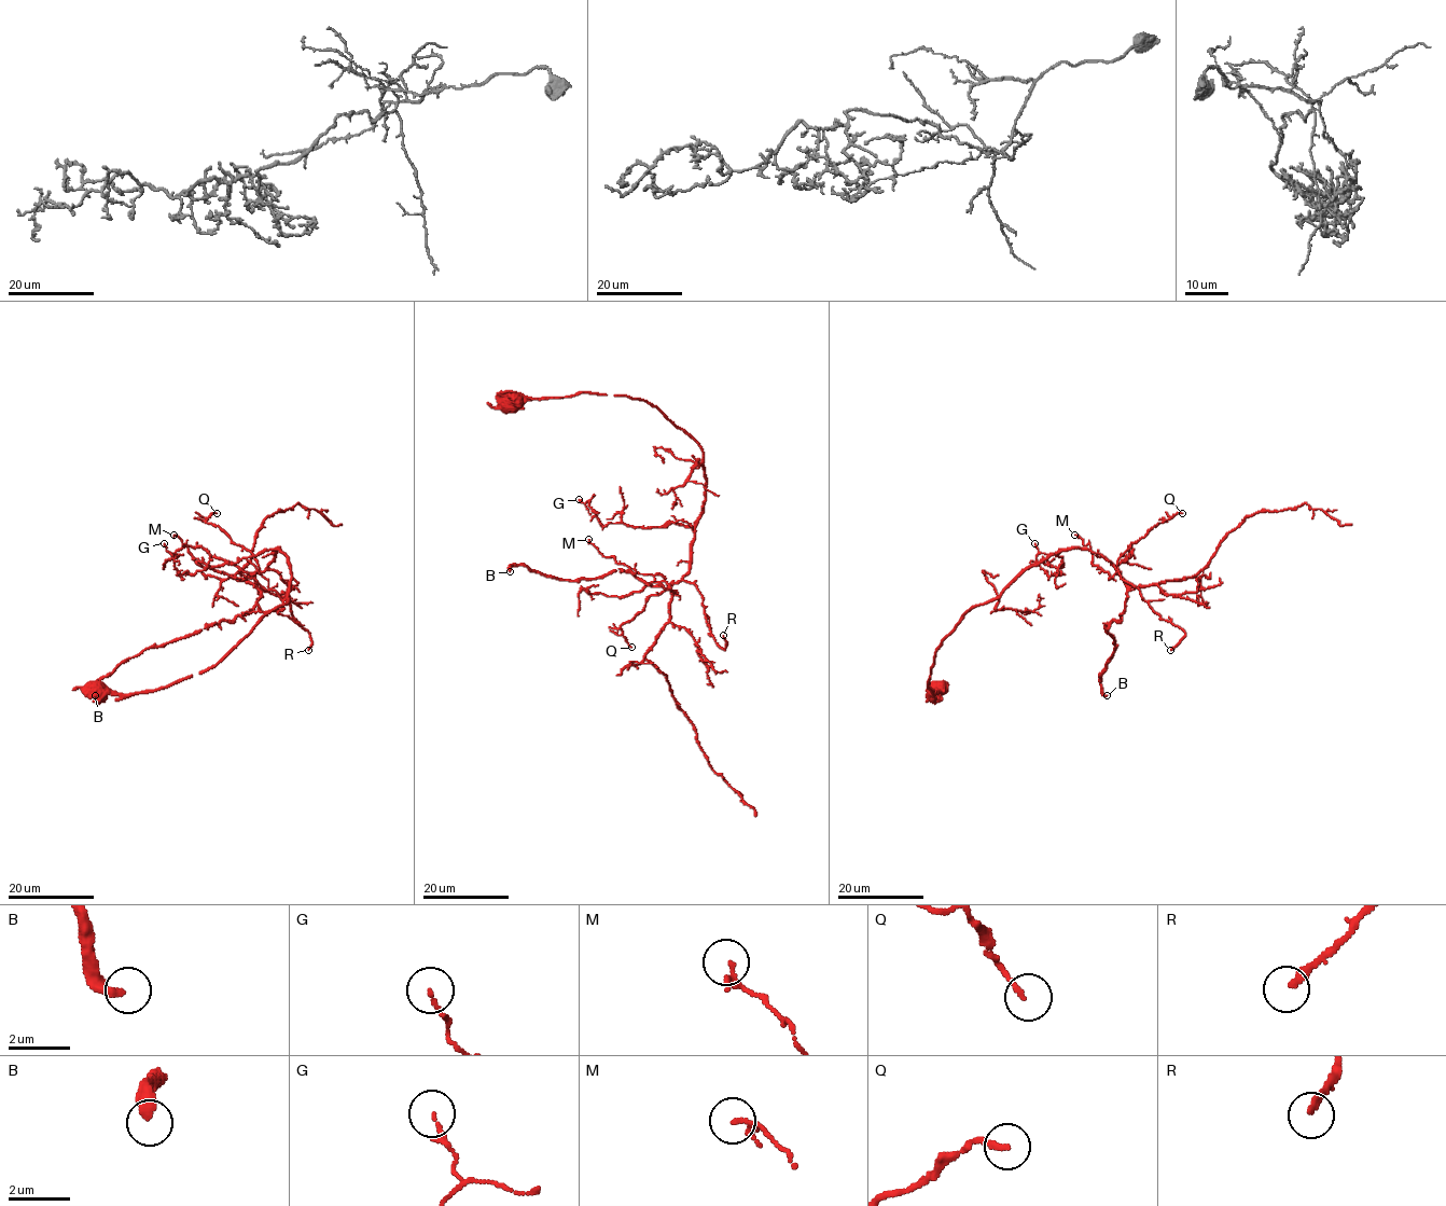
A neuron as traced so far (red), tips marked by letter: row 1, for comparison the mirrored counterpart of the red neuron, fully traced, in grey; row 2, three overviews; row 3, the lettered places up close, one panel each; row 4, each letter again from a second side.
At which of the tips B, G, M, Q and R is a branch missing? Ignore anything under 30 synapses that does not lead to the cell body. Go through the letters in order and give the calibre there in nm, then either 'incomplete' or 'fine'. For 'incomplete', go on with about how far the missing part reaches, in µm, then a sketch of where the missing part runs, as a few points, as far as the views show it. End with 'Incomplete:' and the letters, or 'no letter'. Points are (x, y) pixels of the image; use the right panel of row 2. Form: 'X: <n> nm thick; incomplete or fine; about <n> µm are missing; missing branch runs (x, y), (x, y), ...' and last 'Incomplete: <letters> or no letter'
B: 360 nm thick; incomplete; about 80 µm are missing; missing branch runs (1107, 695), (1135, 735), (1150, 748), (1140, 742), (1154, 733), (1164, 735), (1182, 771), (1151, 751)
G: 100 nm thick; fine
M: 110 nm thick; fine
Q: 160 nm thick; fine
R: 200 nm thick; fine
Incomplete: B

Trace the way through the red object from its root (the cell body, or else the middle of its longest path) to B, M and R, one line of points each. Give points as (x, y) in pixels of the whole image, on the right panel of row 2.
B: (939, 688), (935, 650), (969, 610), (1080, 548), (1126, 587), (1103, 628), (1107, 695)
M: (939, 688), (933, 694), (928, 681), (941, 641), (1026, 569), (1080, 548), (1118, 572), (1110, 579), (1074, 535)
R: (939, 688), (928, 688), (935, 650), (963, 615), (1075, 548), (1102, 555), (1184, 633), (1170, 650)

